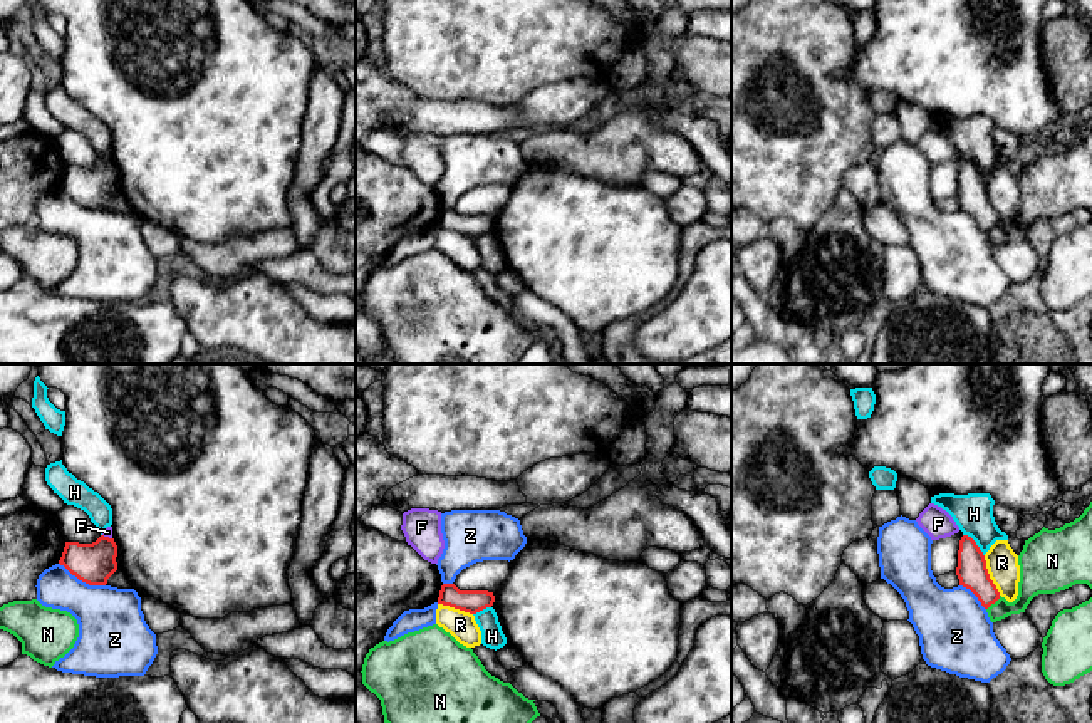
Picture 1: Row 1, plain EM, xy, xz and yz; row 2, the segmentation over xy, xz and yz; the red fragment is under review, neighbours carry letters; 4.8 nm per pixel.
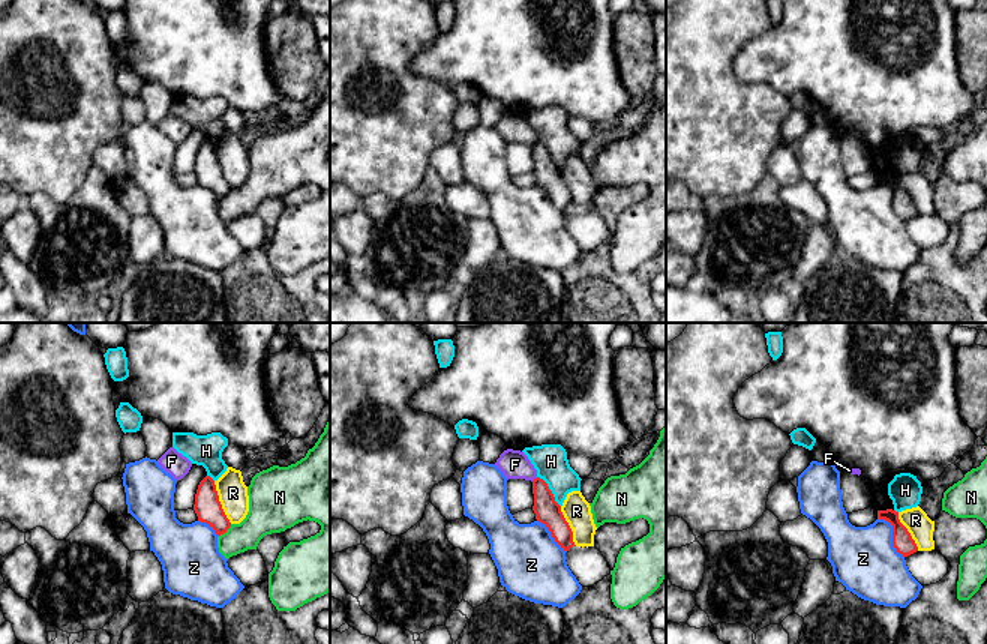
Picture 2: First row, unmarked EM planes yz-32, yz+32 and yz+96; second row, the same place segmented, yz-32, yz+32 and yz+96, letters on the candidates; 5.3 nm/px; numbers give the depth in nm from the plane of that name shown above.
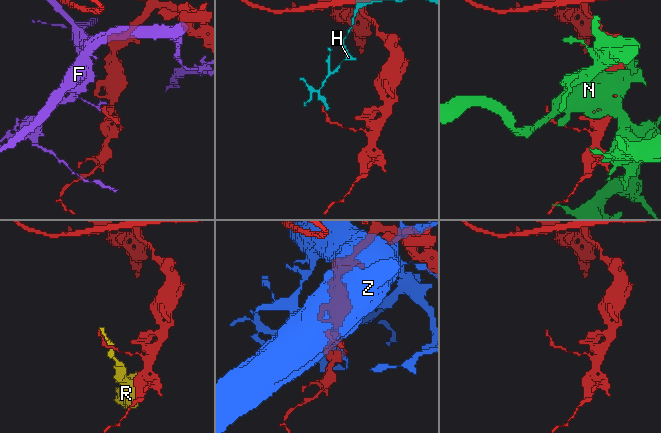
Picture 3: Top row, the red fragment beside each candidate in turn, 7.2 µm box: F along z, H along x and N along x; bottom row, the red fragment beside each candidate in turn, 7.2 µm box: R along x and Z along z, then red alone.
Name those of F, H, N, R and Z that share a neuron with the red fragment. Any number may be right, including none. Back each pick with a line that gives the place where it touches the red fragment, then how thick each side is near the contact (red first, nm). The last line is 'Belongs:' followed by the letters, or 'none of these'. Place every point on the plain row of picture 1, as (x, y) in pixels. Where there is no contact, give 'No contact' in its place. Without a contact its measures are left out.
Belongs: none of these

